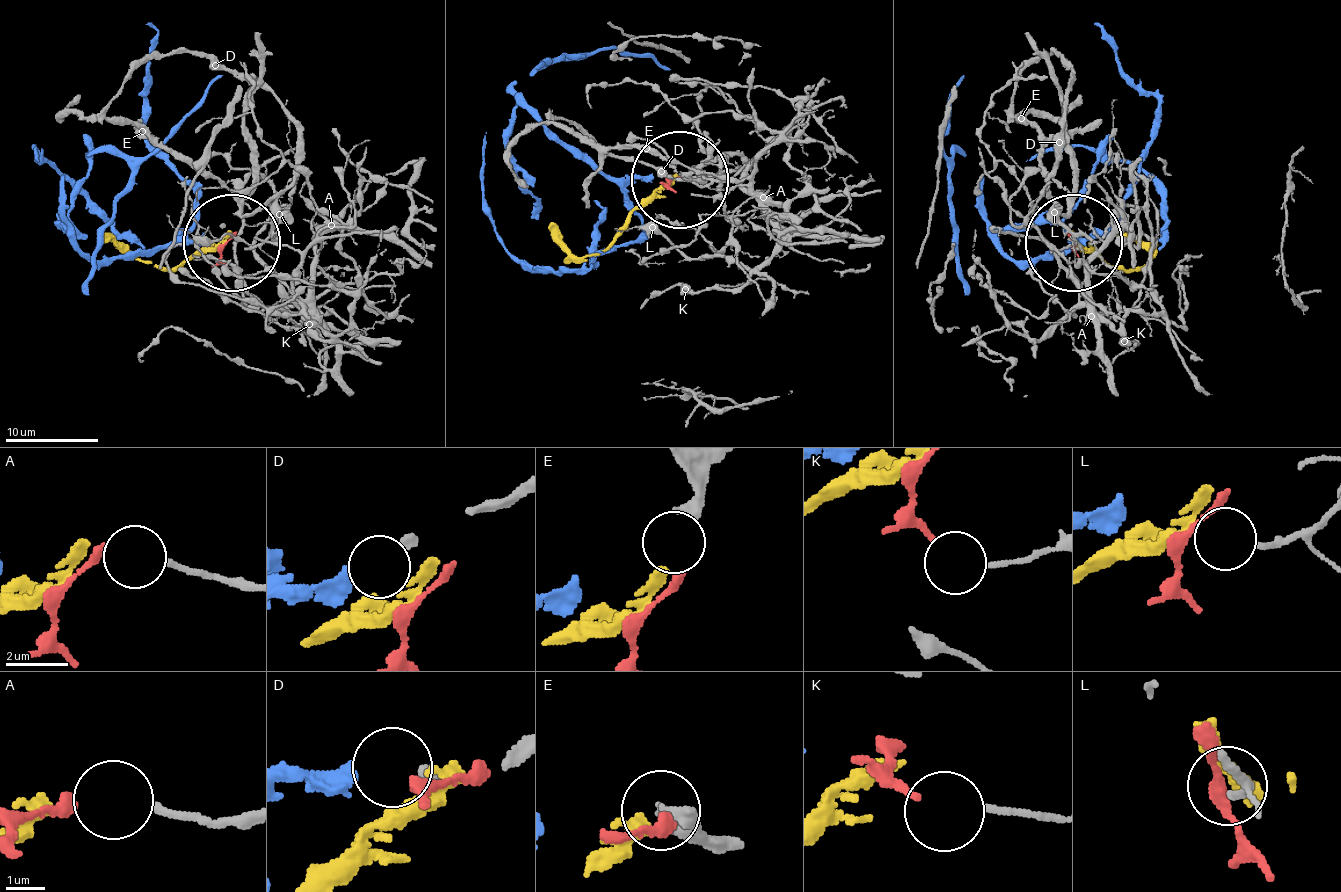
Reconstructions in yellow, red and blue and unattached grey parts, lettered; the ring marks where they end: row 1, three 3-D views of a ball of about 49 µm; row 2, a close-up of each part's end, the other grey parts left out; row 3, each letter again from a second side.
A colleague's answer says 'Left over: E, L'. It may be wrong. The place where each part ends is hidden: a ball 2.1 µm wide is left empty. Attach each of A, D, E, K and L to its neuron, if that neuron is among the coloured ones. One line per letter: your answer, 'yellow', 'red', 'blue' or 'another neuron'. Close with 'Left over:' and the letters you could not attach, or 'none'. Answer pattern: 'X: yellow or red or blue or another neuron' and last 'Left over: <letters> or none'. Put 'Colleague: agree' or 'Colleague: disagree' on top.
Colleague: disagree
A: another neuron
D: blue
E: yellow
K: red
L: another neuron
Left over: A, L

